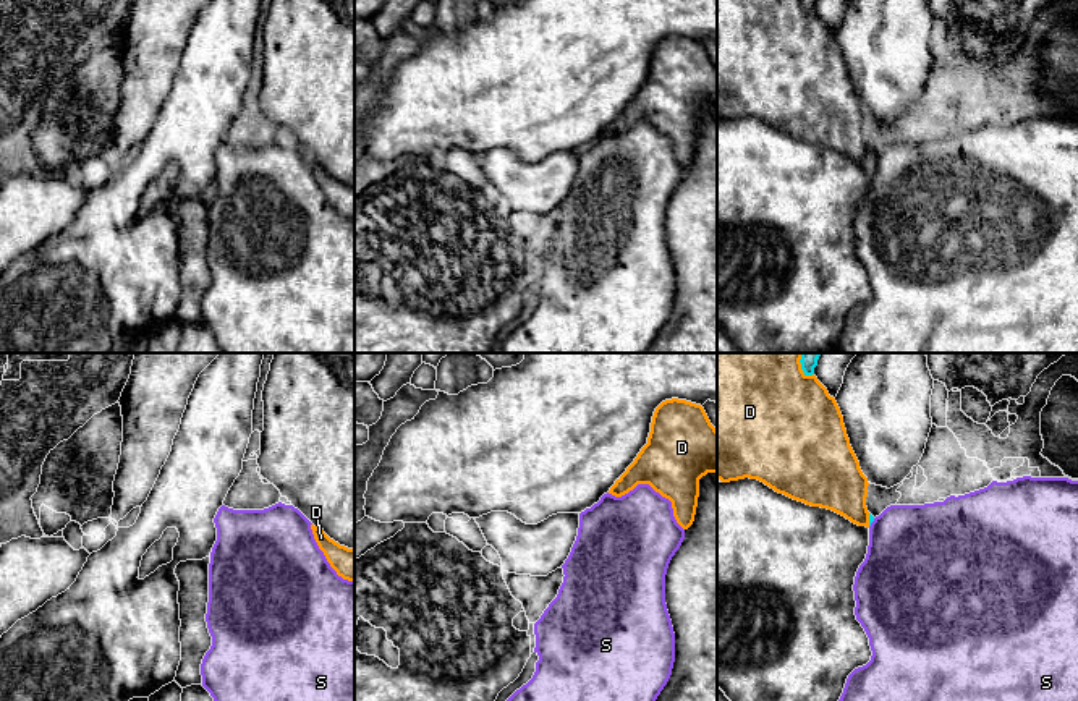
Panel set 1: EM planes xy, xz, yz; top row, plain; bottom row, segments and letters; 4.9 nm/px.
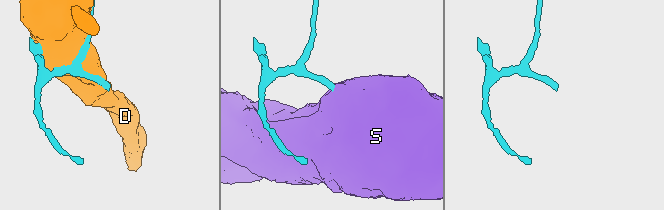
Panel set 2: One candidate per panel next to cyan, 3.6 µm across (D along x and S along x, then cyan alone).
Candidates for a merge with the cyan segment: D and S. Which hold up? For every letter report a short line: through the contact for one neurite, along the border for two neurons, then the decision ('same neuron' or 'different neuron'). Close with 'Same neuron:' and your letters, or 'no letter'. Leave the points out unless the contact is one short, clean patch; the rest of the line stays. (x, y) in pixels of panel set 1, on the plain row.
D: different neuron
S: line yz (871, 156), (871, 159), (903, 177), (913, 186); same neuron
Same neuron: S

